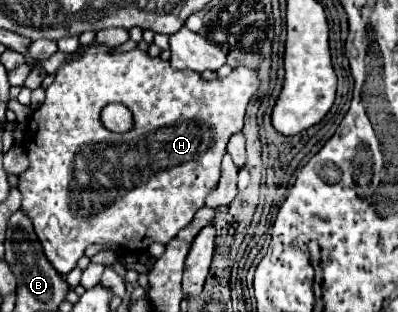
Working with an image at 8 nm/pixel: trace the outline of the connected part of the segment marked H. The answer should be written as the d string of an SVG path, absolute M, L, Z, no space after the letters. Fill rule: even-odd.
M93 41L89 45L79 45L75 55L77 57L69 57L59 67L59 71L55 73L55 81L47 87L45 103L31 115L29 129L35 129L35 139L25 141L25 149L29 153L31 165L29 165L29 169L25 173L19 175L19 191L23 195L21 209L31 217L31 221L35 225L35 233L37 233L41 245L43 245L45 257L55 267L55 271L59 275L63 275L63 277L69 275L77 267L77 261L83 257L83 251L85 251L87 245L93 245L93 243L97 243L97 245L117 245L125 253L137 253L137 251L143 253L143 251L149 249L151 243L167 245L183 227L187 227L193 221L193 215L197 213L197 209L201 209L205 205L205 197L217 187L219 177L221 177L221 159L227 153L229 137L243 129L245 109L247 109L251 97L259 89L259 75L253 69L247 69L247 67L235 67L227 77L217 77L217 79L205 81L201 75L173 69L169 65L169 61L163 61L161 57L149 57L149 53L141 51L141 49L121 53L121 51L115 51L113 47L105 47L105 45L97 43L97 41ZM109 103L121 103L133 113L135 127L131 131L127 131L127 133L111 133L111 131L107 131L103 127L101 109L105 105L109 105Z

